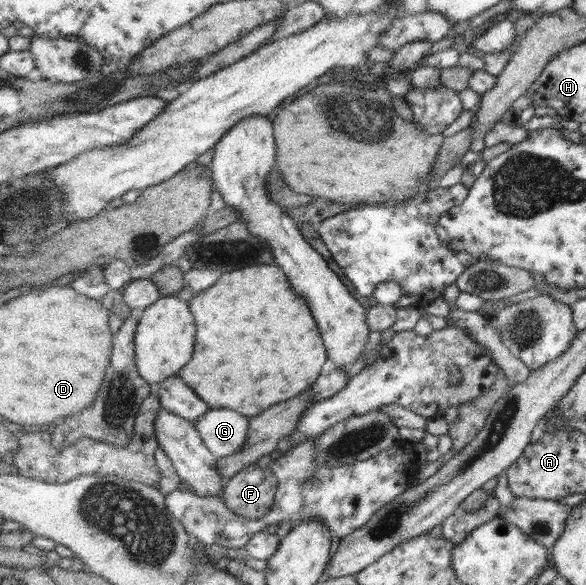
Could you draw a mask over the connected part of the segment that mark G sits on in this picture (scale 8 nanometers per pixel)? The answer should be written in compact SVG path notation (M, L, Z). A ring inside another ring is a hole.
M211 409L195 422L203 443L217 457L236 455L243 450L249 430L250 418L229 409Z

